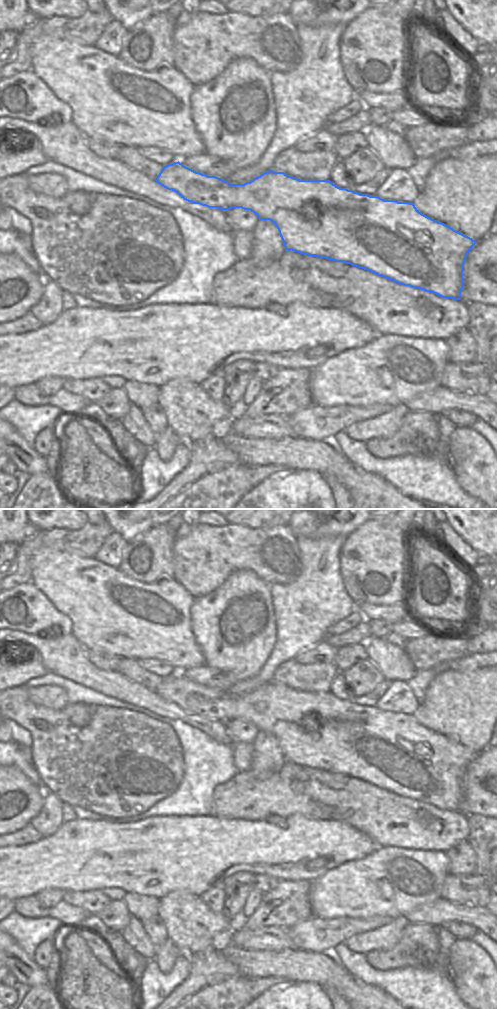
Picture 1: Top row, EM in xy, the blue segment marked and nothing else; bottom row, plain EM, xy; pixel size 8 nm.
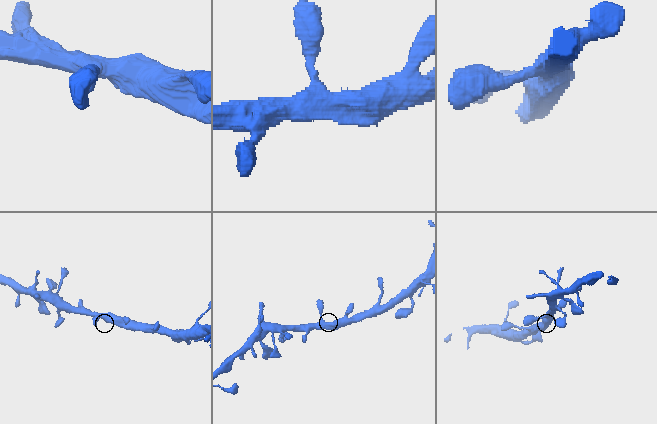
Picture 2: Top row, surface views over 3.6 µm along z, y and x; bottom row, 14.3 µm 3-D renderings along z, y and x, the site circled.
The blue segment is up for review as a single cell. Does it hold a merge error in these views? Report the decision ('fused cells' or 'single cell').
single cell

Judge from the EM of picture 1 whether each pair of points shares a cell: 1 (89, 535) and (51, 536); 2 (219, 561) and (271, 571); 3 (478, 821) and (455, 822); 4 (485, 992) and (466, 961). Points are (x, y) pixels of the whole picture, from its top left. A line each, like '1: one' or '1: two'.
1: one
2: one
3: two
4: one

